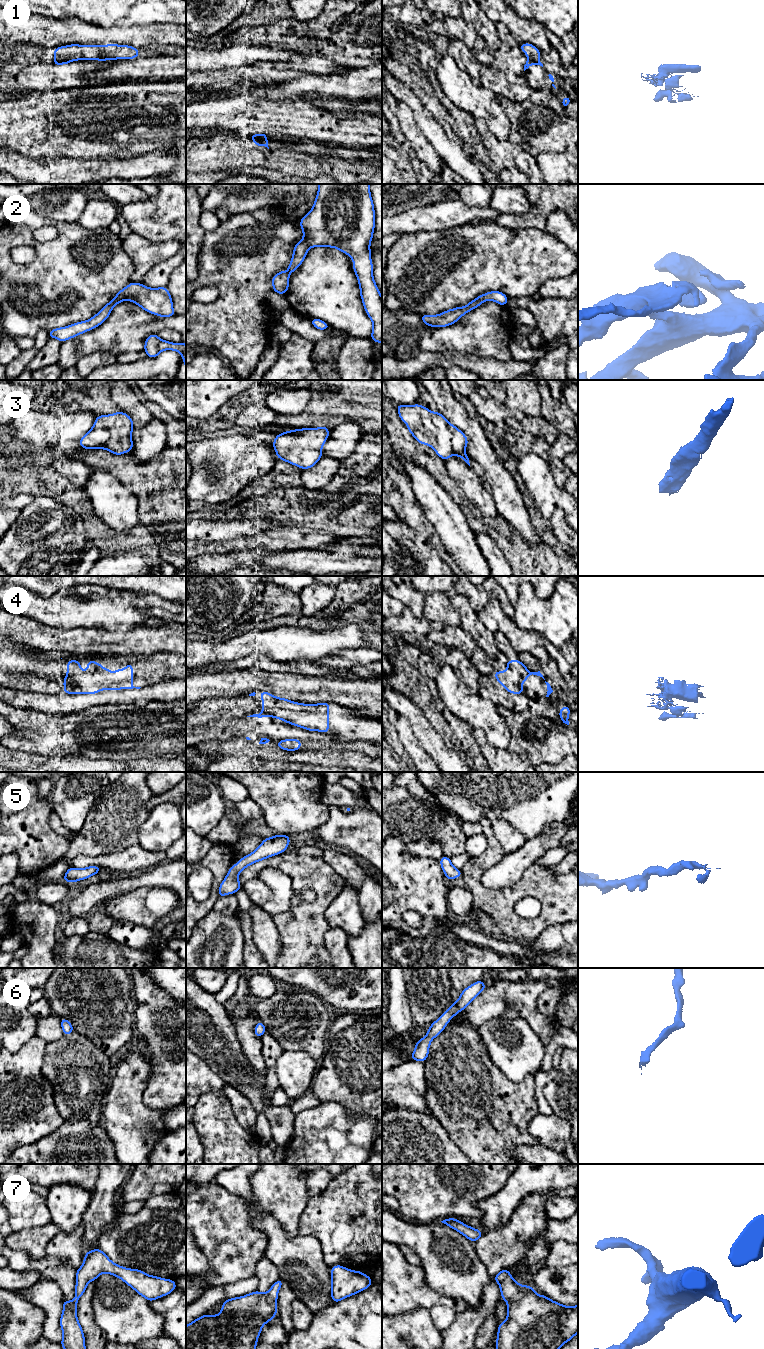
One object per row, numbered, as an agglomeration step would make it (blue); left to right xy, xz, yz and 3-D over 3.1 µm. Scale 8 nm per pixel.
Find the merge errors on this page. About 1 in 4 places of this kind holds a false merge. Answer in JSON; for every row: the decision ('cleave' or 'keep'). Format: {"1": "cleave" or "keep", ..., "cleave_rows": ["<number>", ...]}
{"1": "cleave", "2": "keep", "3": "keep", "4": "cleave", "5": "keep", "6": "keep", "7": "keep", "cleave_rows": ["1", "4"]}

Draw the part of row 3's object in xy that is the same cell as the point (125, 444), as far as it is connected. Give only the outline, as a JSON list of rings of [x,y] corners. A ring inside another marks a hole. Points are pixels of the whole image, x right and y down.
[[[124,412],[97,416],[91,430],[78,442],[84,449],[105,449],[121,455],[133,449],[131,417]]]

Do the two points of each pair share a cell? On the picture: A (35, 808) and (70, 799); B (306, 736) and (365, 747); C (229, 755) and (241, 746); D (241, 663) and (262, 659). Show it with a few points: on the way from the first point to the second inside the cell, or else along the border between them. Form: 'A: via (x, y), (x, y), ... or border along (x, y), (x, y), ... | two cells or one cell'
A: border along (50, 802), (53, 810) | two cells
B: via (321, 740), (327, 740), (335, 744), (350, 745) | one cell
C: via (232, 754), (238, 749) | one cell
D: via (246, 662), (257, 661) | one cell

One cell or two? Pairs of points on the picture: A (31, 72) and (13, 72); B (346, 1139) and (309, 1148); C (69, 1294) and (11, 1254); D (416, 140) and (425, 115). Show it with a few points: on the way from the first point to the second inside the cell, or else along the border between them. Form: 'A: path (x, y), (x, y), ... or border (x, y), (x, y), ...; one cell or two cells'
A: path (27, 72), (17, 72); one cell
B: path (337, 1146), (318, 1148); one cell
C: path (59, 1278), (48, 1267), (27, 1263); one cell
D: border (414, 120), (417, 128), (434, 149); two cells

